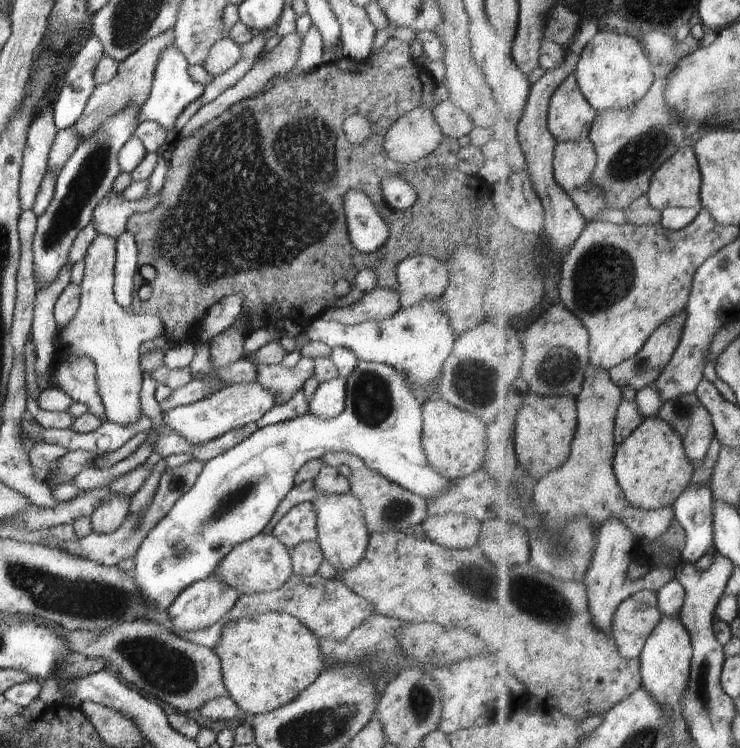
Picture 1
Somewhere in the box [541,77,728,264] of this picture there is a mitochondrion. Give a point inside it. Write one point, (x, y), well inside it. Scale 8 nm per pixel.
(633, 159)

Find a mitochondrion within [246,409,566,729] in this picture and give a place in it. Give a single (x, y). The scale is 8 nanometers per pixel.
(421, 702)

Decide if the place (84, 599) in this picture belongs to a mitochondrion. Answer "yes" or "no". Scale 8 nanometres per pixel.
yes

